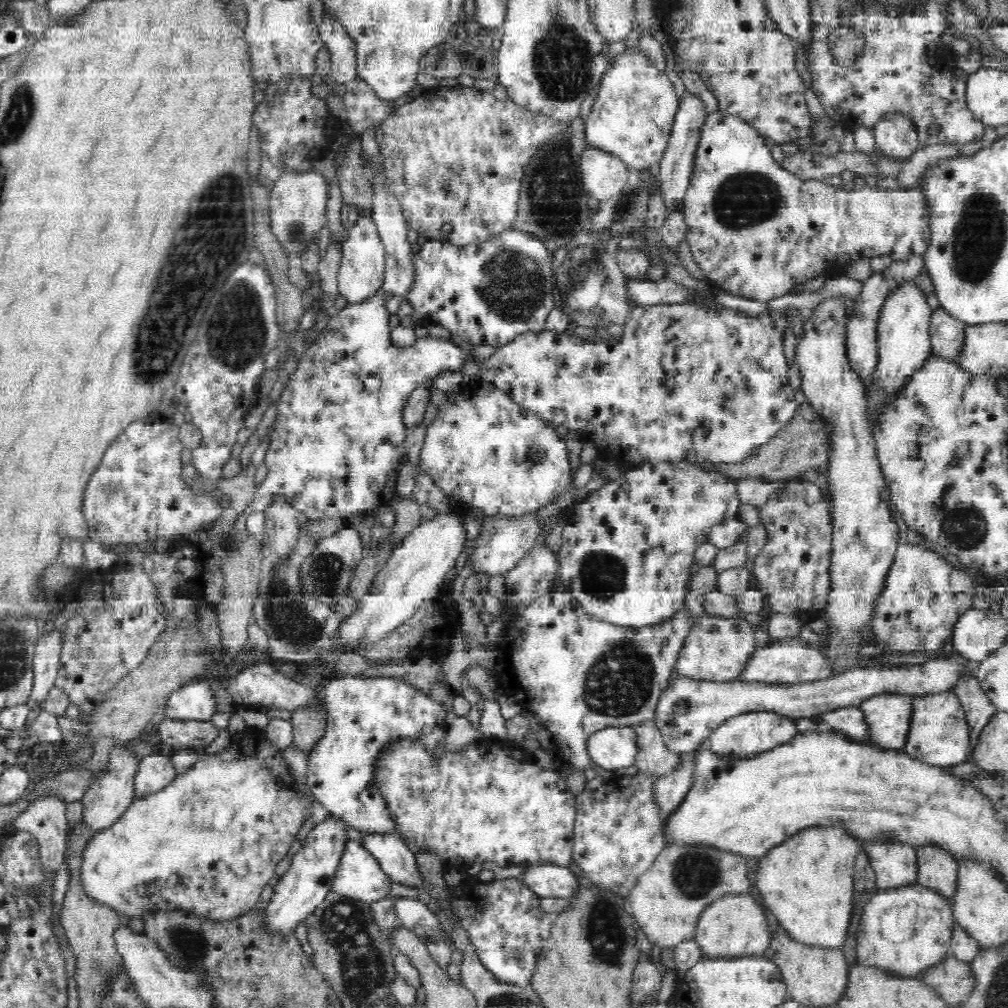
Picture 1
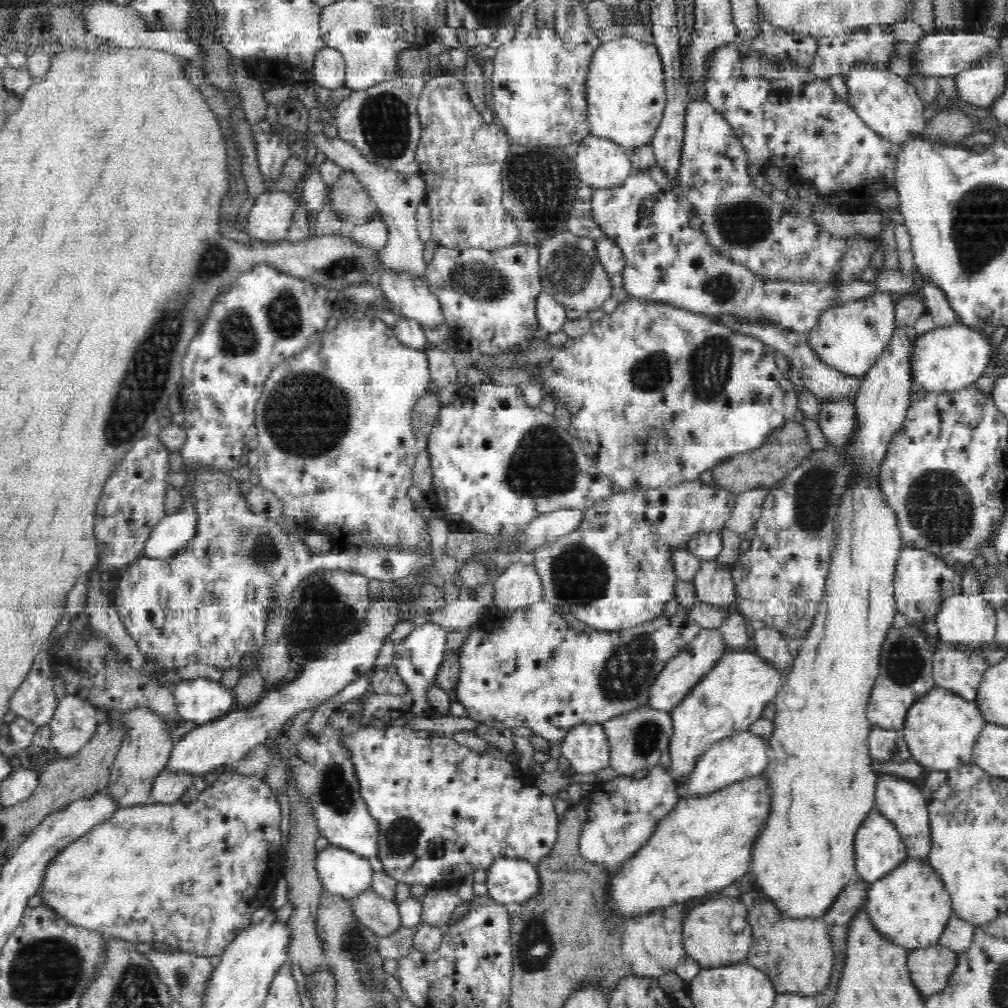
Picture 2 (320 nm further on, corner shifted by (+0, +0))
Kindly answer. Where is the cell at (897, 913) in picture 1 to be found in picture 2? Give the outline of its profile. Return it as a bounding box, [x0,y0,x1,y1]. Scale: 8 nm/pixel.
[864,859,953,952]

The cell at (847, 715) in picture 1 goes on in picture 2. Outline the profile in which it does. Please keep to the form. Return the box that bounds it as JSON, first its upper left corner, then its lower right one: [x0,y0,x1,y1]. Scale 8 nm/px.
[866,725,910,760]

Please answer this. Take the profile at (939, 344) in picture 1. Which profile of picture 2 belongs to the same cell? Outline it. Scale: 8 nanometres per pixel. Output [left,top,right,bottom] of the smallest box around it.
[917,280,958,328]

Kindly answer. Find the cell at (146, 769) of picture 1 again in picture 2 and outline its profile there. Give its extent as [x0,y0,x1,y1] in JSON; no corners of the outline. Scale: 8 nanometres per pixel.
[147,768,192,803]

